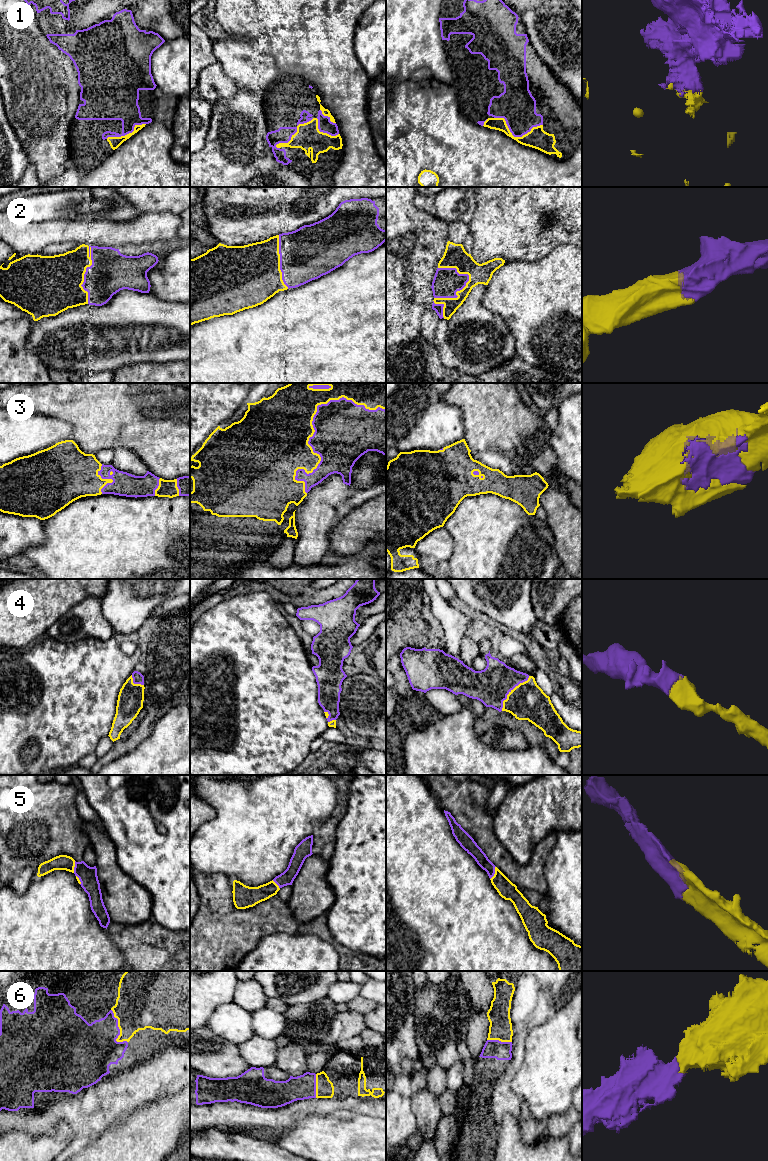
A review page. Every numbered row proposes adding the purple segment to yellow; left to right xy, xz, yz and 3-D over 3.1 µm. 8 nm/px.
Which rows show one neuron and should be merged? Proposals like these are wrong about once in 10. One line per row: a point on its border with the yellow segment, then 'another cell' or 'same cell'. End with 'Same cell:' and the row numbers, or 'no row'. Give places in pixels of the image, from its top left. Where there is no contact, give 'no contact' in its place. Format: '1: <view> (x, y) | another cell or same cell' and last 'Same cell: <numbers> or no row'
1: yz (515, 137) | another cell
2: yz (457, 295) | same cell
3: xz (312, 427) | same cell
4: yz (511, 691) | same cell
5: yz (495, 873) | same cell
6: xy (120, 1030) | same cell
Same cell: 2, 3, 4, 5, 6

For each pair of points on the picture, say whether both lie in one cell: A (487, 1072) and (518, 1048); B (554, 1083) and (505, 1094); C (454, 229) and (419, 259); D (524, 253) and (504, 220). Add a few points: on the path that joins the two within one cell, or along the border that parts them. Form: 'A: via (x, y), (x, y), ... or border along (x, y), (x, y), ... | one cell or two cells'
A: via (497, 1072), (502, 1072), (516, 1058) | one cell
B: border along (517, 1069), (511, 1082), (511, 1089), (521, 1099) | two cells
C: border along (449, 224), (448, 240) | two cells
D: via (524, 245), (524, 240), (512, 228) | one cell

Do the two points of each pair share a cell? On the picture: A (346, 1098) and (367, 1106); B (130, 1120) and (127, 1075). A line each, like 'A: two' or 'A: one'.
A: one
B: two

